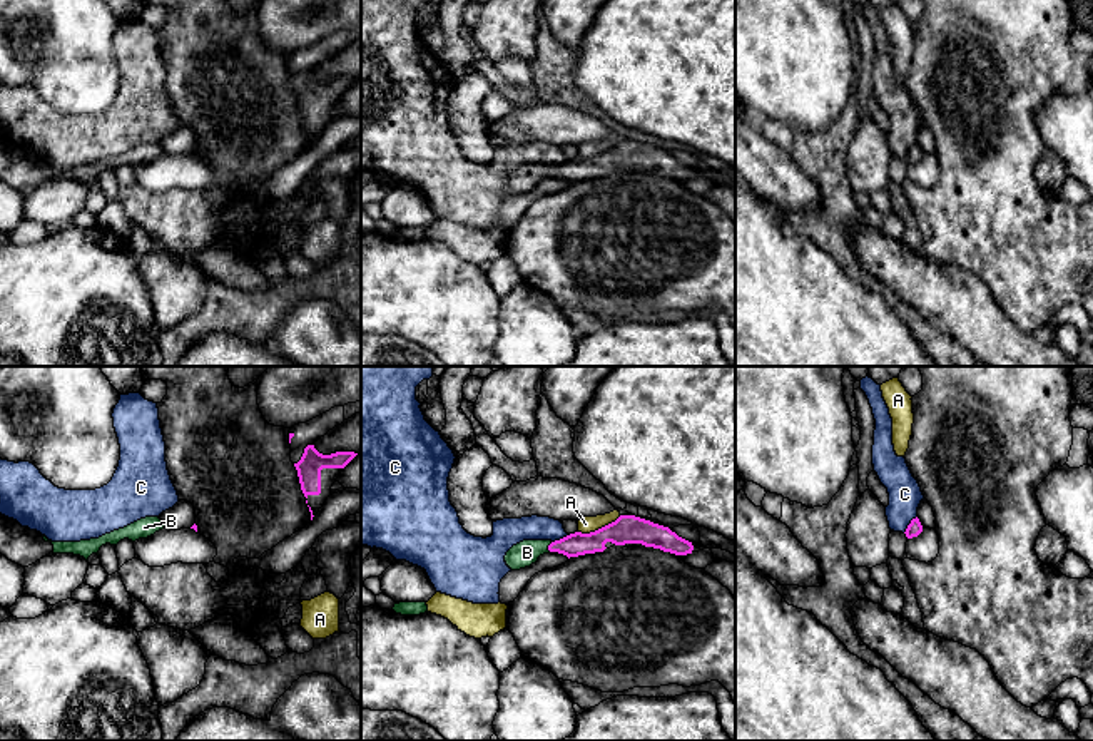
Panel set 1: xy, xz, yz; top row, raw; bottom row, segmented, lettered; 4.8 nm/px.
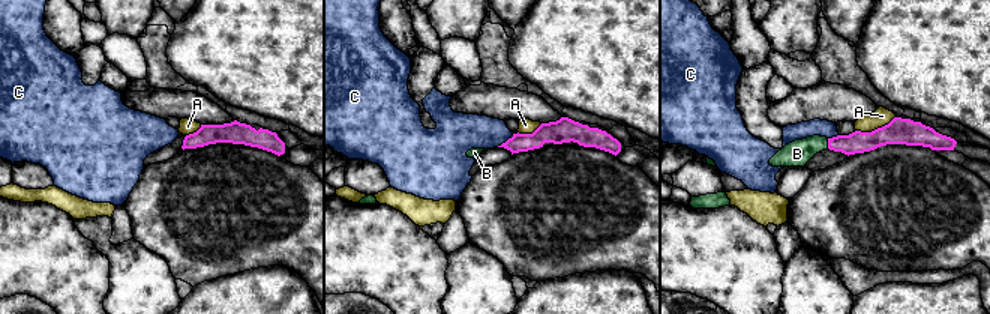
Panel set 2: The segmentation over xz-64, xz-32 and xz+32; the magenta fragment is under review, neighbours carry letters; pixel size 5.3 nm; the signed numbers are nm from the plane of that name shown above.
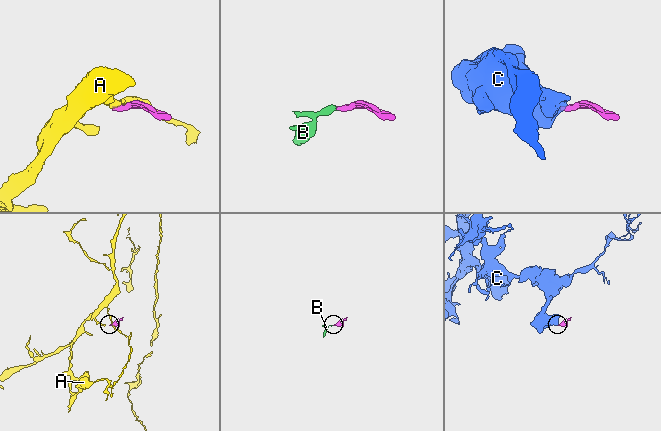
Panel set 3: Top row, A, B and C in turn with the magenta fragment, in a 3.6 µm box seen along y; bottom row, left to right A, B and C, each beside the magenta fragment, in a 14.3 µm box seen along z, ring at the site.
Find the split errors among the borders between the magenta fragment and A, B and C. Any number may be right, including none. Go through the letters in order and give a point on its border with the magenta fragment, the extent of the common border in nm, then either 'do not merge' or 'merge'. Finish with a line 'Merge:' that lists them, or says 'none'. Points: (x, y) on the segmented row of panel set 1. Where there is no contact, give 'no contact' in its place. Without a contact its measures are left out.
A: contact xz (599, 529); length 220 nm; do not merge
B: contact xz (549, 547); length 50 nm; merge
C: contact yz (909, 524); length 110 nm; do not merge
Merge: B

